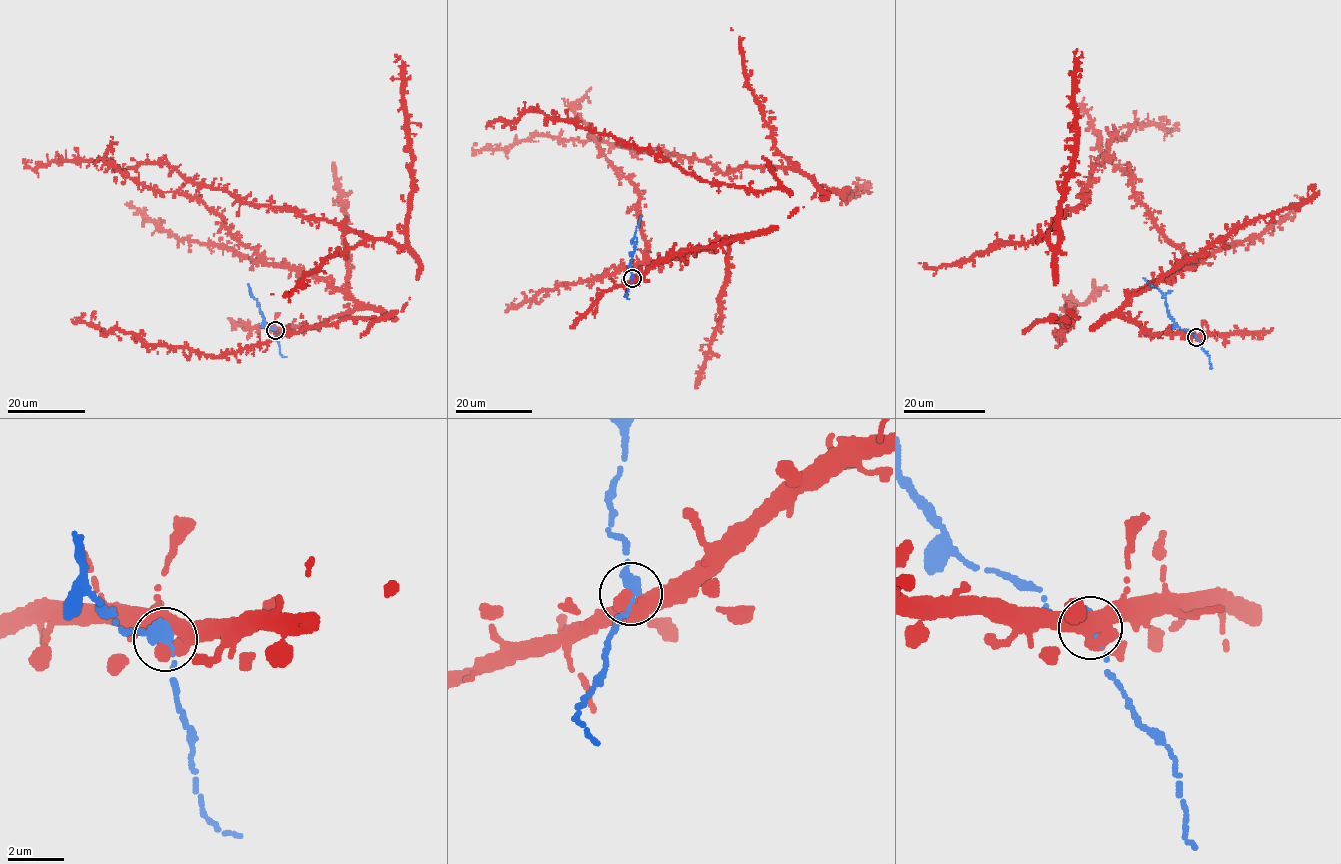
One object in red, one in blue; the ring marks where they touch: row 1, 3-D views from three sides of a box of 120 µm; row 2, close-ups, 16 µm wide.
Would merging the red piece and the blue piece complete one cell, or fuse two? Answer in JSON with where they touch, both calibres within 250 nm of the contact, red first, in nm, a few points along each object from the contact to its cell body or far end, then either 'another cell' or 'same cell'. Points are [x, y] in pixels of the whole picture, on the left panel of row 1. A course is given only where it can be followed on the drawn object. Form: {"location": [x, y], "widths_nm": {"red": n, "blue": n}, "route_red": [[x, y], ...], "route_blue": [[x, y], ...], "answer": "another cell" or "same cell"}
{"location": [275, 330], "widths_nm": {"red": 440, "blue": 360}, "route_red": [[275, 330], [357, 306], [136, 170], [168, 164], [407, 245], [401, 56]], "route_blue": [[275, 330], [264, 323], [248, 283]], "answer": "same cell"}

